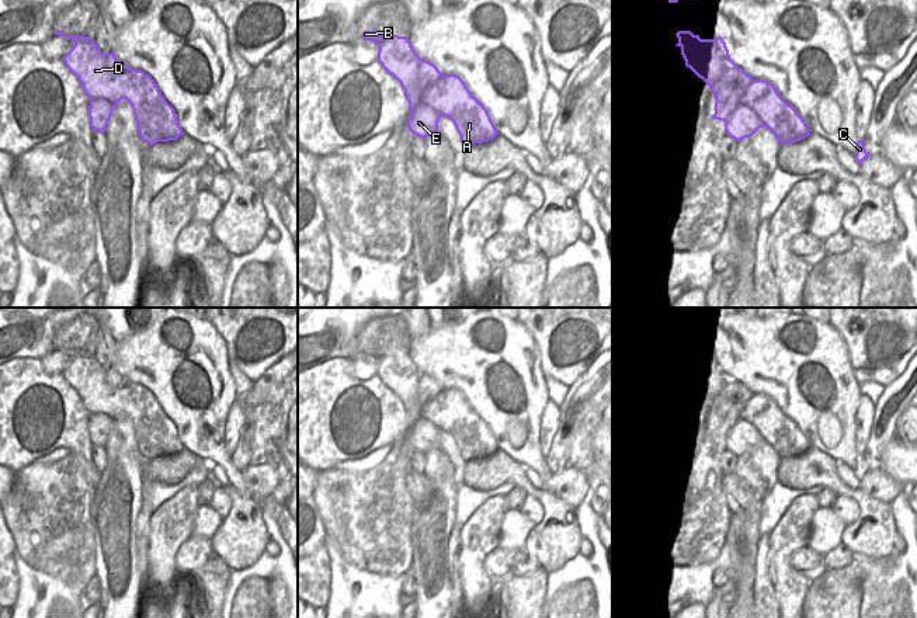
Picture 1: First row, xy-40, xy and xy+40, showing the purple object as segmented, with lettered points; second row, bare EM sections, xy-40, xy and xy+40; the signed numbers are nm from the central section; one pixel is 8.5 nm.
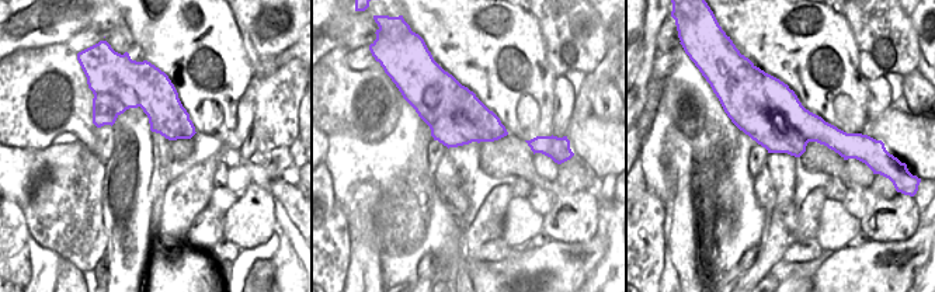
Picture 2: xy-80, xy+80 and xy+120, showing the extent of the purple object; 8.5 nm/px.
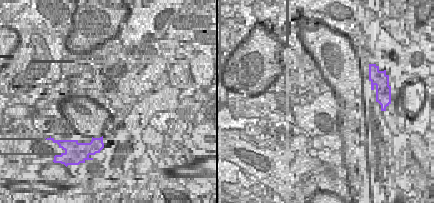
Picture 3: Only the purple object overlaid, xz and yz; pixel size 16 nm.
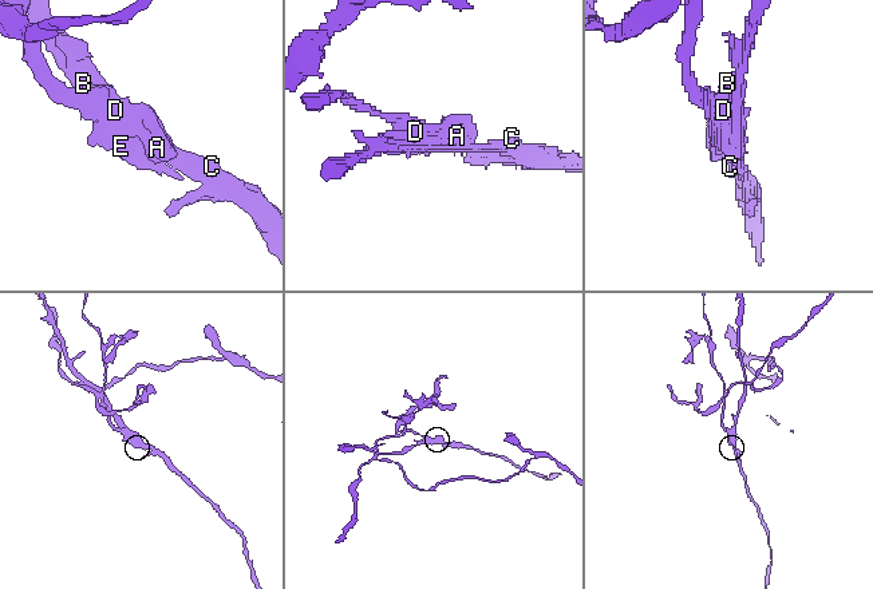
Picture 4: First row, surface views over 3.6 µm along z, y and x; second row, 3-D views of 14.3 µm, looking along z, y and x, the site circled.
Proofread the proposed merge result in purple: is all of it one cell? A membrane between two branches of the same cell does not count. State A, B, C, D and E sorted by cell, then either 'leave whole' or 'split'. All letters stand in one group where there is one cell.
groups A B C / D E; split

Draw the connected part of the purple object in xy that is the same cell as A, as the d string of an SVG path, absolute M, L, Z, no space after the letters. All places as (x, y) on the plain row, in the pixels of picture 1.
M461 427L459 430L451 430L449 434L454 437L465 462L489 456L499 449L489 427L486 430Z

